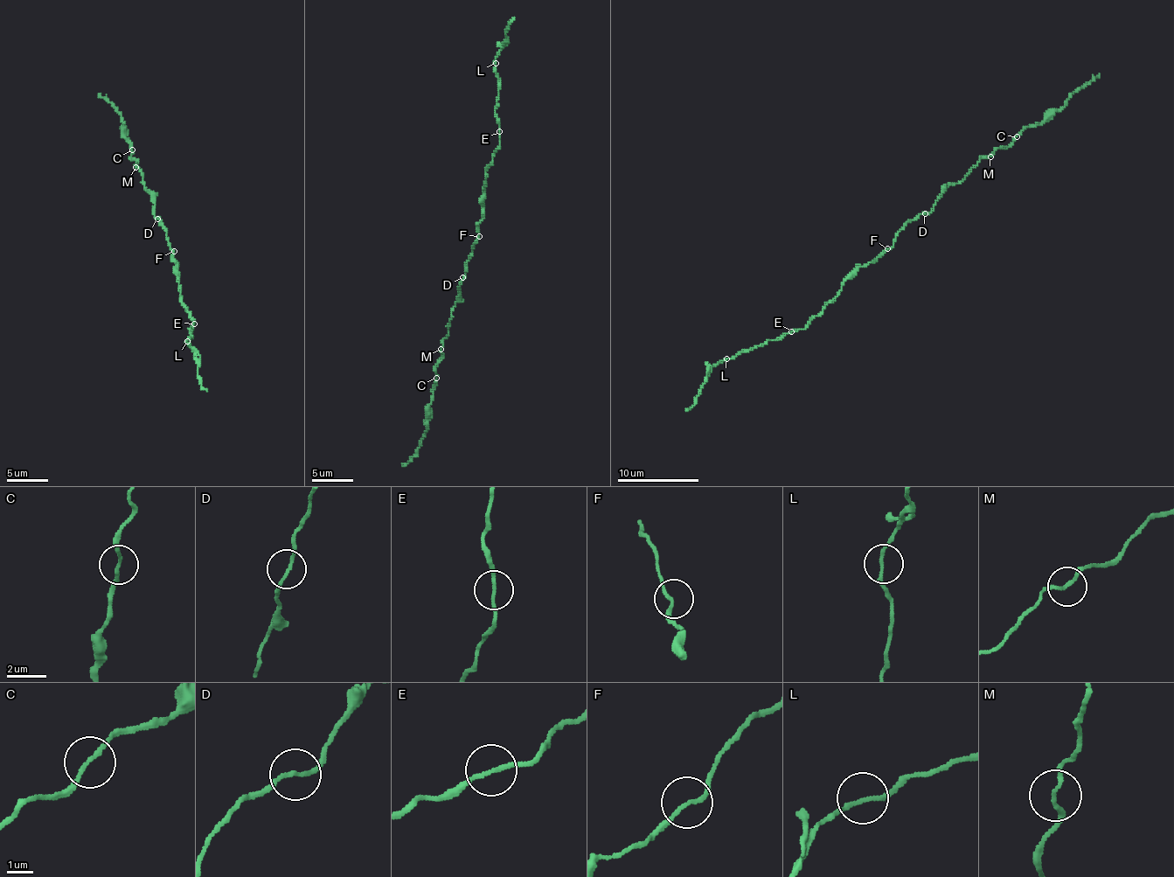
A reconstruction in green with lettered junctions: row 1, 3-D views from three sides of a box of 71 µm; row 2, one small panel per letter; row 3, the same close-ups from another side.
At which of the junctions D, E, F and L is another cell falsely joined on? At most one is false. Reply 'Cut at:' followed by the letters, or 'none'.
Cut at: none

